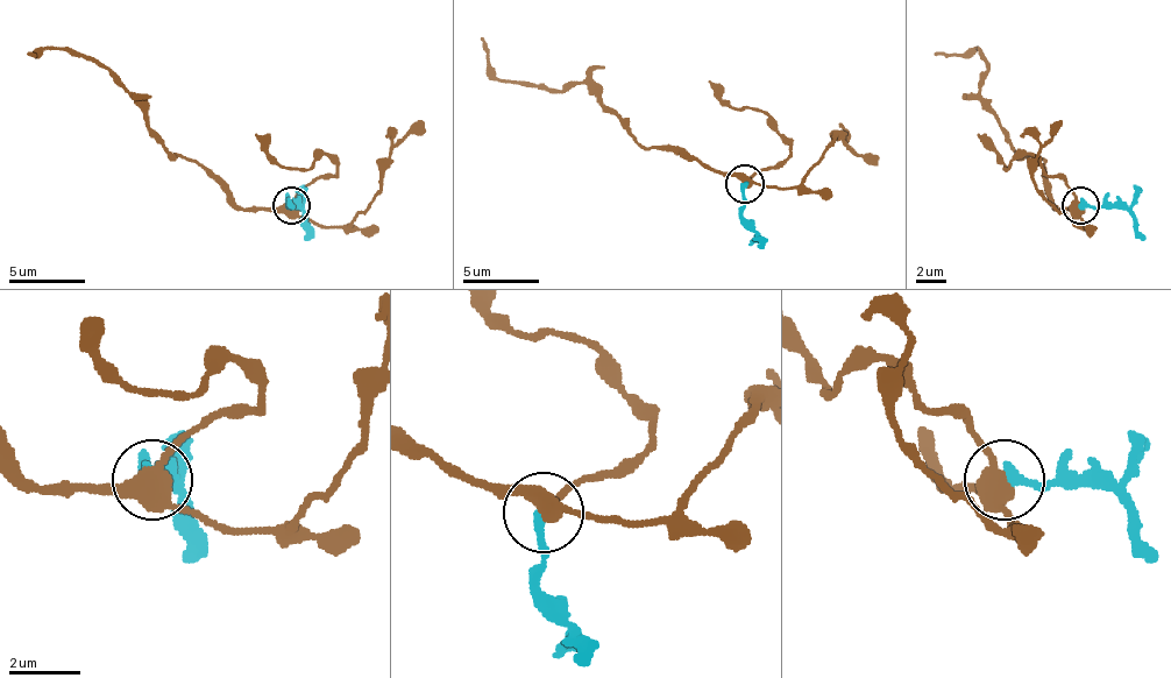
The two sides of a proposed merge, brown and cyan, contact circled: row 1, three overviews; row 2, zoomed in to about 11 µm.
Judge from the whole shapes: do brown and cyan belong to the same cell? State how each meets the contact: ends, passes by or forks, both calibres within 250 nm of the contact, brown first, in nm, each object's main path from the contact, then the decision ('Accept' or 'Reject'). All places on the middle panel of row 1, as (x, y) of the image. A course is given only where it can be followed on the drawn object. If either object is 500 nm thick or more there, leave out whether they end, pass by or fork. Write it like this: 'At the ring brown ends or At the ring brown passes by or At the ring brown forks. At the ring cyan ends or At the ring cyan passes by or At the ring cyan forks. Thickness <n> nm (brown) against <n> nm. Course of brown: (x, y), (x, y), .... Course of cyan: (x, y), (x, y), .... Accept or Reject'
At the ring brown forks. At the ring cyan ends. Thickness 400 nm (brown) against 320 nm. Course of brown: (745, 181), (643, 147), (627, 124), (582, 82), (560, 90), (503, 82), (480, 36). Course of cyan: (745, 184), (742, 219), (764, 249). Reject

